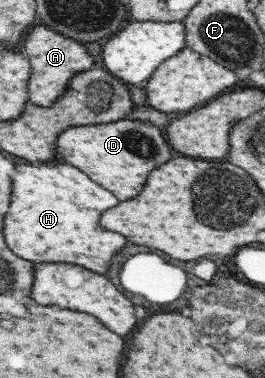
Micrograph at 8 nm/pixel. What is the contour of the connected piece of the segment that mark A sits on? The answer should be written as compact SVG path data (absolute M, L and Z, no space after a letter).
M43 23L31 27L22 39L22 49L28 58L31 73L28 79L28 101L39 107L49 107L64 94L70 79L80 71L90 70L93 65L91 55L85 47L70 37L49 29Z

